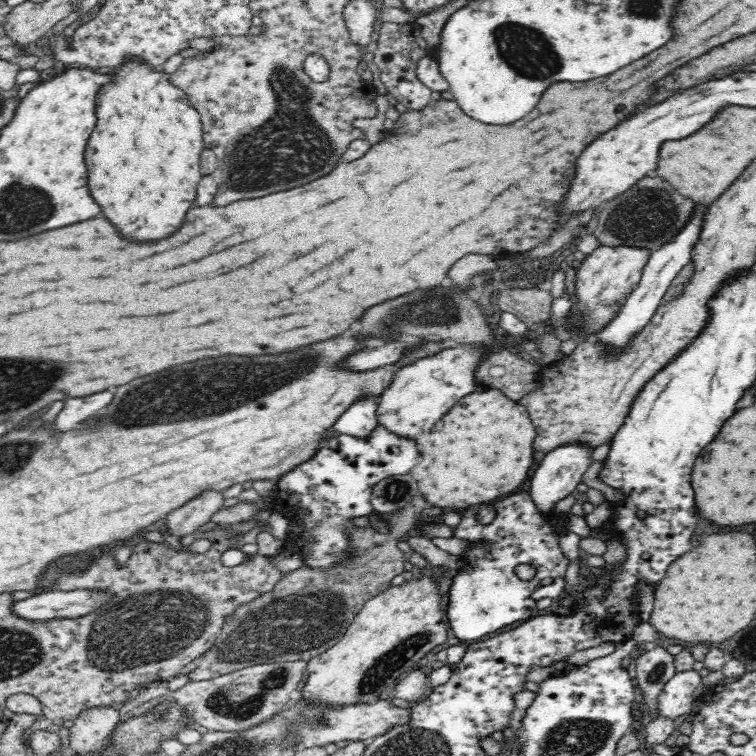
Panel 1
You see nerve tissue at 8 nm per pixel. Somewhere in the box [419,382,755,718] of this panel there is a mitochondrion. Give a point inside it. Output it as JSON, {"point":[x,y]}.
{"point":[656,674]}

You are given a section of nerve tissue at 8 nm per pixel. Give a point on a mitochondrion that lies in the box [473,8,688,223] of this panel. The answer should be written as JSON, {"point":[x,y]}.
{"point":[527,52]}

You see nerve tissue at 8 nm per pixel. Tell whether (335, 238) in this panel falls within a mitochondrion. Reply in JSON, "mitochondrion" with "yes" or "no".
{"mitochondrion":"no"}

